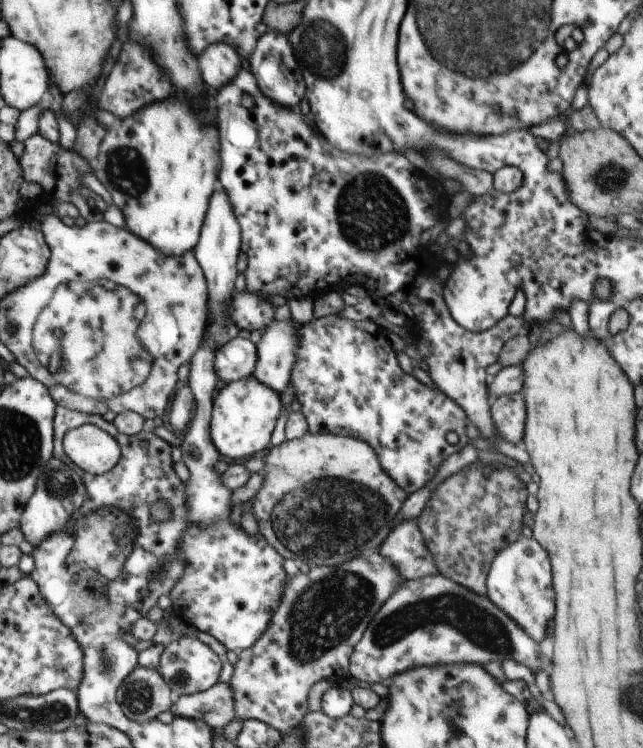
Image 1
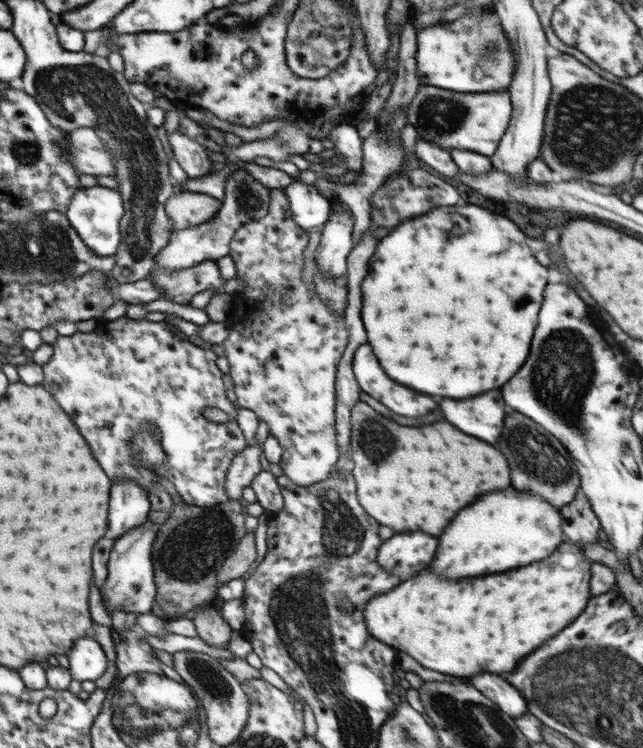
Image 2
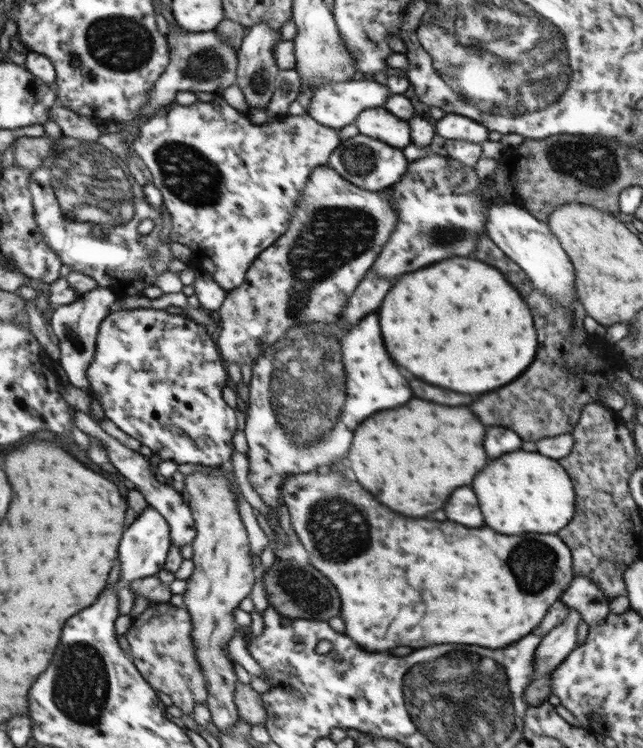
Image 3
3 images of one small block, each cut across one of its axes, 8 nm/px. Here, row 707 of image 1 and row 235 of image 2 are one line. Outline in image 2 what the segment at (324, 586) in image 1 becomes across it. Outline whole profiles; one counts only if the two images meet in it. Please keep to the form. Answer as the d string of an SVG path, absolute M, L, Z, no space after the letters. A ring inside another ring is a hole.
M271 189L268 212L260 220L248 222L236 231L230 243L229 255L236 264L237 278L244 280L246 289L232 295L233 305L240 304L242 310L234 310L226 323L231 326L222 346L230 363L230 378L234 382L236 402L242 409L256 413L259 420L268 422L268 430L283 448L281 466L284 475L299 487L307 487L328 478L340 452L335 427L336 392L335 382L339 360L348 344L348 327L344 314L334 311L308 288L302 281L304 249L308 246L309 231L300 228L292 218L290 202L283 189ZM240 330L240 340L232 338L232 332Z

